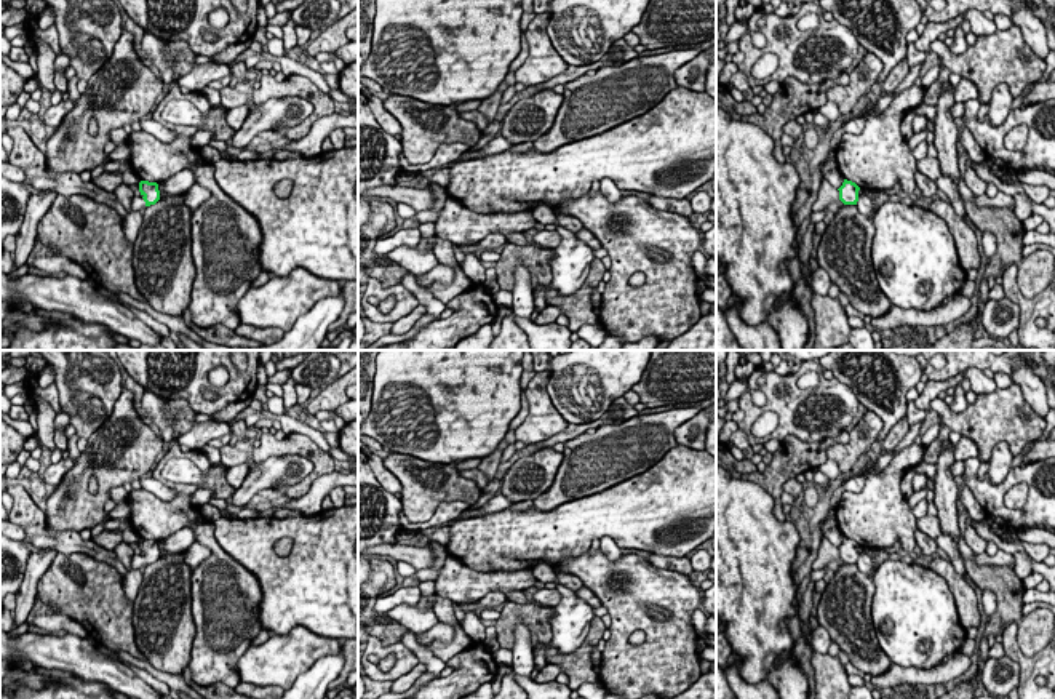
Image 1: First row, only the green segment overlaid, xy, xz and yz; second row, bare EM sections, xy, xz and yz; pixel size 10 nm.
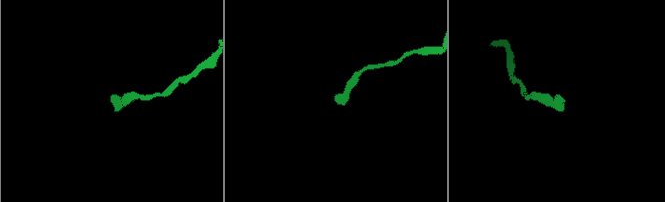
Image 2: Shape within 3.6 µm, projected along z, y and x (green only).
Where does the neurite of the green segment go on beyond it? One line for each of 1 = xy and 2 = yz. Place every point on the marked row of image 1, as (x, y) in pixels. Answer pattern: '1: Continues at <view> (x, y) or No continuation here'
1: Continues at xy (138, 202)
2: No continuation here

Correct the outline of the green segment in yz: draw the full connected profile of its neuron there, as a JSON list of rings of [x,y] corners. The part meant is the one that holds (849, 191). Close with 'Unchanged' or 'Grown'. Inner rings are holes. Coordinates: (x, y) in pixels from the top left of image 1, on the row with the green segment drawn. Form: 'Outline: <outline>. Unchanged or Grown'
Outline: [[[844,179],[842,186],[838,190],[839,200],[844,205],[857,205],[860,187],[855,182]]]. Unchanged

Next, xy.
Outline: [[[141,181],[139,192],[139,195],[133,197],[131,211],[139,211],[141,208],[155,205],[160,200],[157,182]]]. Grown

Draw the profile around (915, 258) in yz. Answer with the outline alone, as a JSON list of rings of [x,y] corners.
[[[886,202],[873,218],[879,288],[902,309],[934,310],[967,282],[946,222],[914,205]]]

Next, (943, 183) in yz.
[[[942,174],[935,181],[935,184],[937,184],[937,187],[940,190],[943,190],[948,195],[950,200],[956,200],[957,202],[957,205],[954,206],[954,211],[956,211],[957,216],[965,219],[967,213],[965,213],[964,200],[962,200],[962,197],[959,194],[959,189],[951,181],[951,178]]]

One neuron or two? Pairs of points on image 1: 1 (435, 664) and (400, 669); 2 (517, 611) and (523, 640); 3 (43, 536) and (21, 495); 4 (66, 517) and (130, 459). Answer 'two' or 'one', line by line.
1: two
2: two
3: one
4: one

